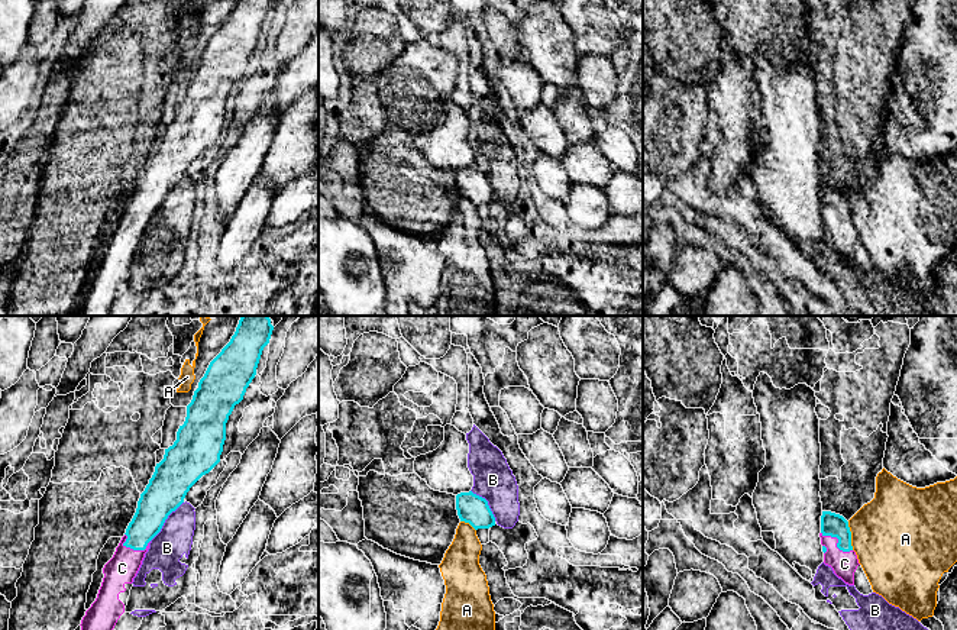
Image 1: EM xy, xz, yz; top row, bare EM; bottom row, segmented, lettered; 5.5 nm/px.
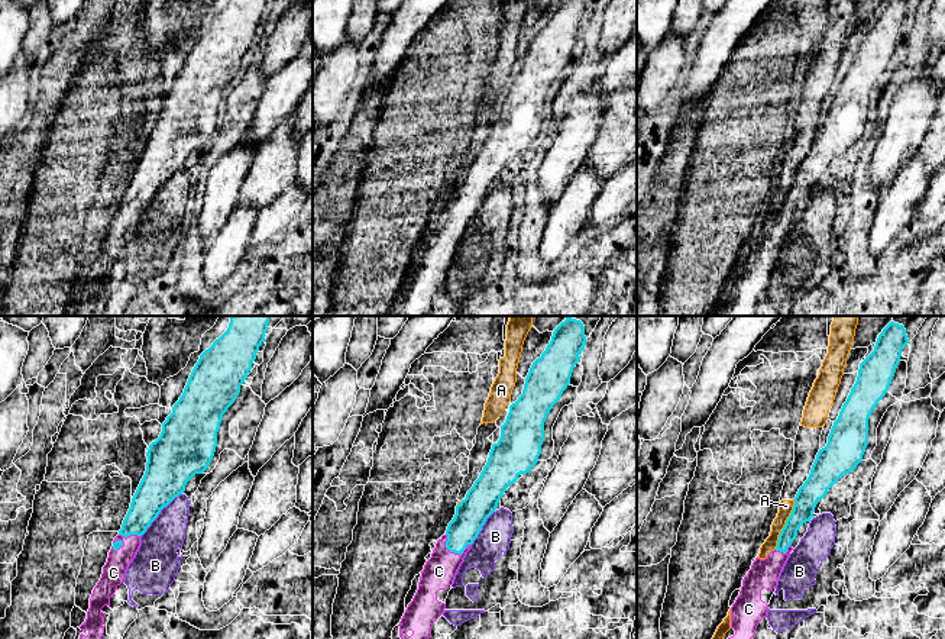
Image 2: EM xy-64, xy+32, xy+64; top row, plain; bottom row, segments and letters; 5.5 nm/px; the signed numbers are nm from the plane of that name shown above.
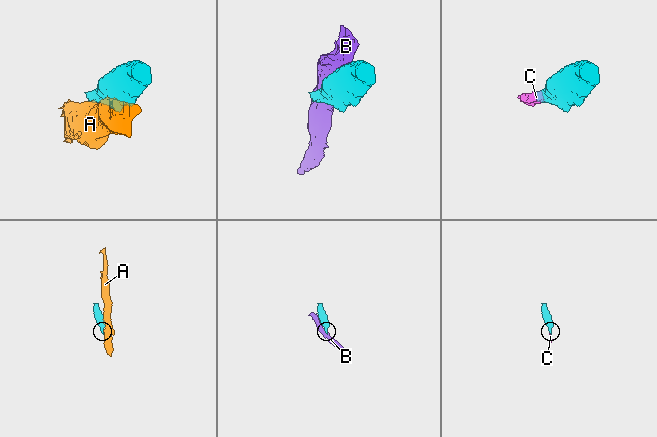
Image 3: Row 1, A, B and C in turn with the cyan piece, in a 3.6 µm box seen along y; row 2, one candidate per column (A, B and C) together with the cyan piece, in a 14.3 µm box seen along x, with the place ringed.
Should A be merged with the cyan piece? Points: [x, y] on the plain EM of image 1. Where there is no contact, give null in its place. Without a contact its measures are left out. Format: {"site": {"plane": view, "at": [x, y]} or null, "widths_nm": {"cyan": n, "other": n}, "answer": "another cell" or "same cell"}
{"site": {"plane": "yz", "at": [850, 212]}, "widths_nm": {"cyan": 130, "other": 480}, "answer": "another cell"}

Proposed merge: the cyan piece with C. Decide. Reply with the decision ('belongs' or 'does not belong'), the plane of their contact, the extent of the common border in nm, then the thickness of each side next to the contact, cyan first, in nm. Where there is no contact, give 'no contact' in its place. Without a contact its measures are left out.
belongs | xy | 160 nm | 180/170 nm

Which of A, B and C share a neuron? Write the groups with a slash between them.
A / B / C

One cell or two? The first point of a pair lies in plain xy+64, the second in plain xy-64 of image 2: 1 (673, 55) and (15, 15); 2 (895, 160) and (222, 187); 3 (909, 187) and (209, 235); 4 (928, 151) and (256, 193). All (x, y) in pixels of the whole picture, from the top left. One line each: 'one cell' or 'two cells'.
1: two cells
2: one cell
3: two cells
4: one cell

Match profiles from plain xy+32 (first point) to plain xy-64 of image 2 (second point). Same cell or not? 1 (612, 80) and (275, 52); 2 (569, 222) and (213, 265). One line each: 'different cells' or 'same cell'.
1: different cells
2: same cell

